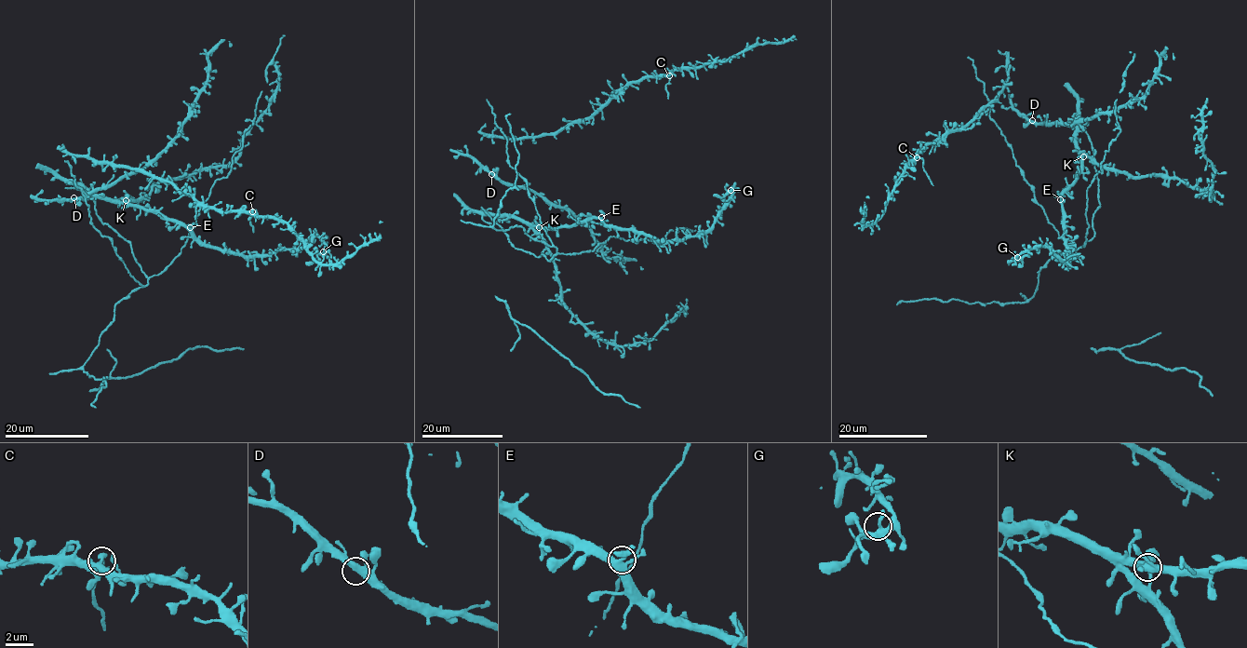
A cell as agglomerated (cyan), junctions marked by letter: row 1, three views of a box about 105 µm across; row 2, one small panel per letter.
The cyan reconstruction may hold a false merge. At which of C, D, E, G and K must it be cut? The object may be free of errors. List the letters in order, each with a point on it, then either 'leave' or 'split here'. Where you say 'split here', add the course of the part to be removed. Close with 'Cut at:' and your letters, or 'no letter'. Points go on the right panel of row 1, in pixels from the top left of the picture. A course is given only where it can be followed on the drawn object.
C: place (917, 157); split here; course (917, 157), (922, 159), (923, 170), (933, 185)
D: place (1032, 120); leave
E: place (1060, 199); leave
G: place (1017, 257); leave
K: place (1083, 156); leave
Cut at: C

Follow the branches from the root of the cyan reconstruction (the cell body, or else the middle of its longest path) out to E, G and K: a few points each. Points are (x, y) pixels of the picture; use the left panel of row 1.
E: (127, 269), (145, 285), (148, 278), (127, 240), (101, 222), (88, 193), (69, 184), (159, 210), (190, 227)
G: (127, 269), (145, 285), (127, 240), (69, 184), (159, 210), (223, 249), (272, 254), (315, 236), (323, 251)
K: (127, 269), (145, 285), (127, 240), (101, 222), (88, 193), (68, 187), (83, 185), (126, 200)

